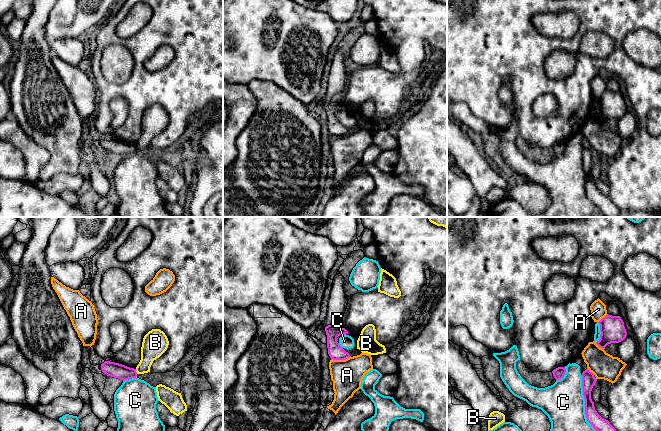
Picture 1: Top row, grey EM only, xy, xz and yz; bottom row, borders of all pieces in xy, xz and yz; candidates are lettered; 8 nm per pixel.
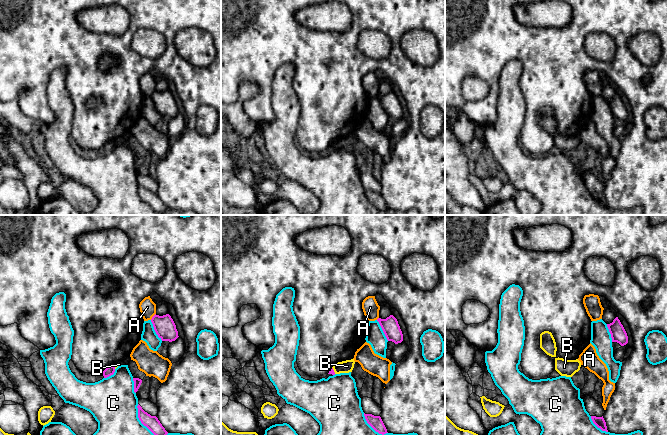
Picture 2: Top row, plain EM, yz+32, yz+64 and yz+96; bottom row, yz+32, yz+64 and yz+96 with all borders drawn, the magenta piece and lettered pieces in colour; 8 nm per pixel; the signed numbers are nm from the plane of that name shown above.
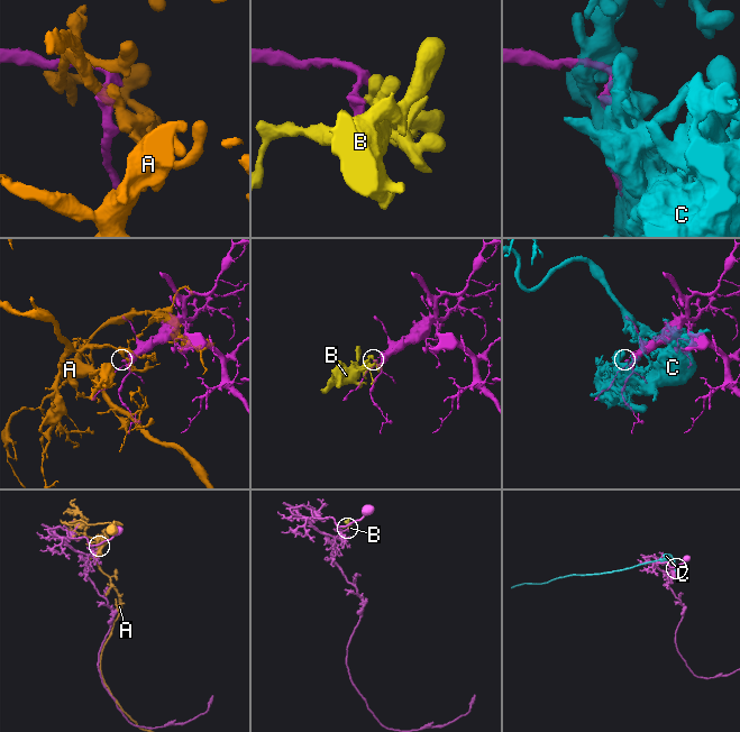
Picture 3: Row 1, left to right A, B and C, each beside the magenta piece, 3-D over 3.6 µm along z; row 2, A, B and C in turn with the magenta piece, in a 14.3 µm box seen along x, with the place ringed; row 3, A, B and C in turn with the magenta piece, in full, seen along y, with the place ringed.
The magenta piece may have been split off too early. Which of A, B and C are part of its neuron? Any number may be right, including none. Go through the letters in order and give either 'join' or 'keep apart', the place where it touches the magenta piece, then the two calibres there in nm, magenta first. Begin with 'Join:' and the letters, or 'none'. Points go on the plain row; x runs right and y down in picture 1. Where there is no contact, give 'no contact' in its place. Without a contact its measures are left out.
Join: none
A: keep apart; contact xz (340, 135); calibres 120 and 260 nm
B: keep apart; contact xy (135, 147); calibres 120 and 190 nm
C: keep apart; contact yz (585, 184); calibres 120 and 360 nm

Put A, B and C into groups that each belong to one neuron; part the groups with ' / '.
A / B / C

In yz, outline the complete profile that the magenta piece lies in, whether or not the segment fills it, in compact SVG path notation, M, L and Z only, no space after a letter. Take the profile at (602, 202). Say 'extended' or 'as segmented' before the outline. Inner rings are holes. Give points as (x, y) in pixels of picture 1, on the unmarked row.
as segmented; M587 144L582 149L583 172L585 175L585 190L587 197L600 210L605 217L619 217L620 209L610 200L610 198L602 194L594 183L591 175L591 167L597 155L594 150Z

